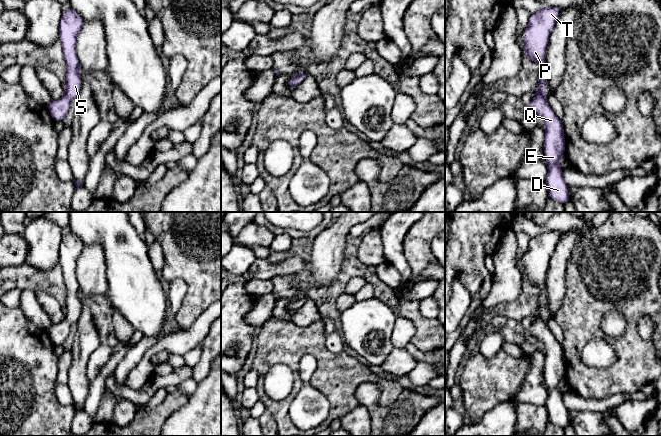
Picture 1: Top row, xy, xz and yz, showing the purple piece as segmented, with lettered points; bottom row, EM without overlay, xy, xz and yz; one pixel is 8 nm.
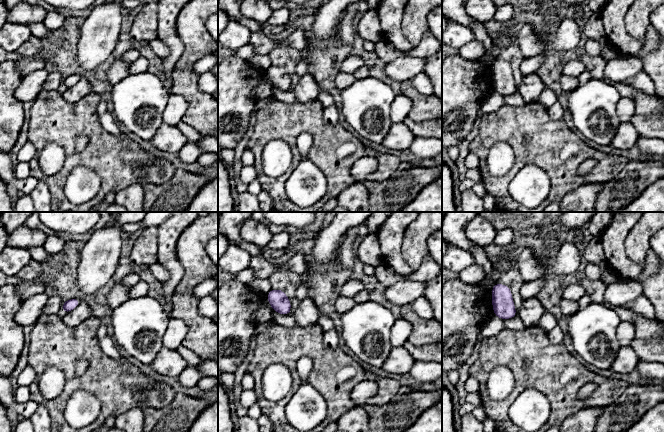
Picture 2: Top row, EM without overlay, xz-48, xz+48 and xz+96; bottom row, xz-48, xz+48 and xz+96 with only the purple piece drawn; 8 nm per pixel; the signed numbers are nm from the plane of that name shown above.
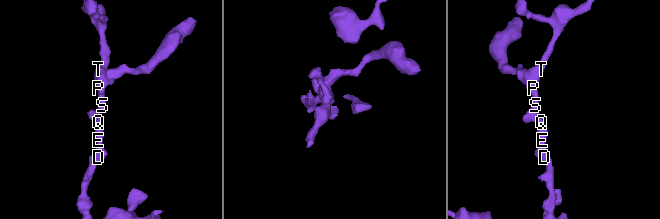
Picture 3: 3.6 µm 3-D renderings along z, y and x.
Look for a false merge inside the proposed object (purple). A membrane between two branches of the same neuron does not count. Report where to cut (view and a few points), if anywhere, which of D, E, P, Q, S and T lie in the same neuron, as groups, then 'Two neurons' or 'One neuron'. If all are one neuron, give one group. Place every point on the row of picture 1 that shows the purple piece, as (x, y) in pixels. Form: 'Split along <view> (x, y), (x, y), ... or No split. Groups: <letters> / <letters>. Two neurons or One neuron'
No split. Groups: D E P Q S T. One neuron

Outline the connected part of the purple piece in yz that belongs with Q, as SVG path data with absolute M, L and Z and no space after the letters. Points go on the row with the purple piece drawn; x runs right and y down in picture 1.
M545 7L531 13L529 23L523 32L524 58L530 58L540 67L537 96L526 106L524 114L533 111L544 120L545 140L544 157L549 166L545 179L550 199L562 205L570 201L568 186L563 177L560 160L565 153L566 141L562 121L555 115L546 99L547 66L545 51L550 33L559 17L559 7Z

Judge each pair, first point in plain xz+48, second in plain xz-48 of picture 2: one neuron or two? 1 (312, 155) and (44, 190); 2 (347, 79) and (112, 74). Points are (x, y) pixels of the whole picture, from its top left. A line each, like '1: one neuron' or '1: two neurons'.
1: two neurons
2: one neuron

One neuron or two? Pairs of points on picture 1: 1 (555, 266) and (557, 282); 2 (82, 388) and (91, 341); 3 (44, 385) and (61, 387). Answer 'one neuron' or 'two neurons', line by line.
1: one neuron
2: one neuron
3: two neurons

